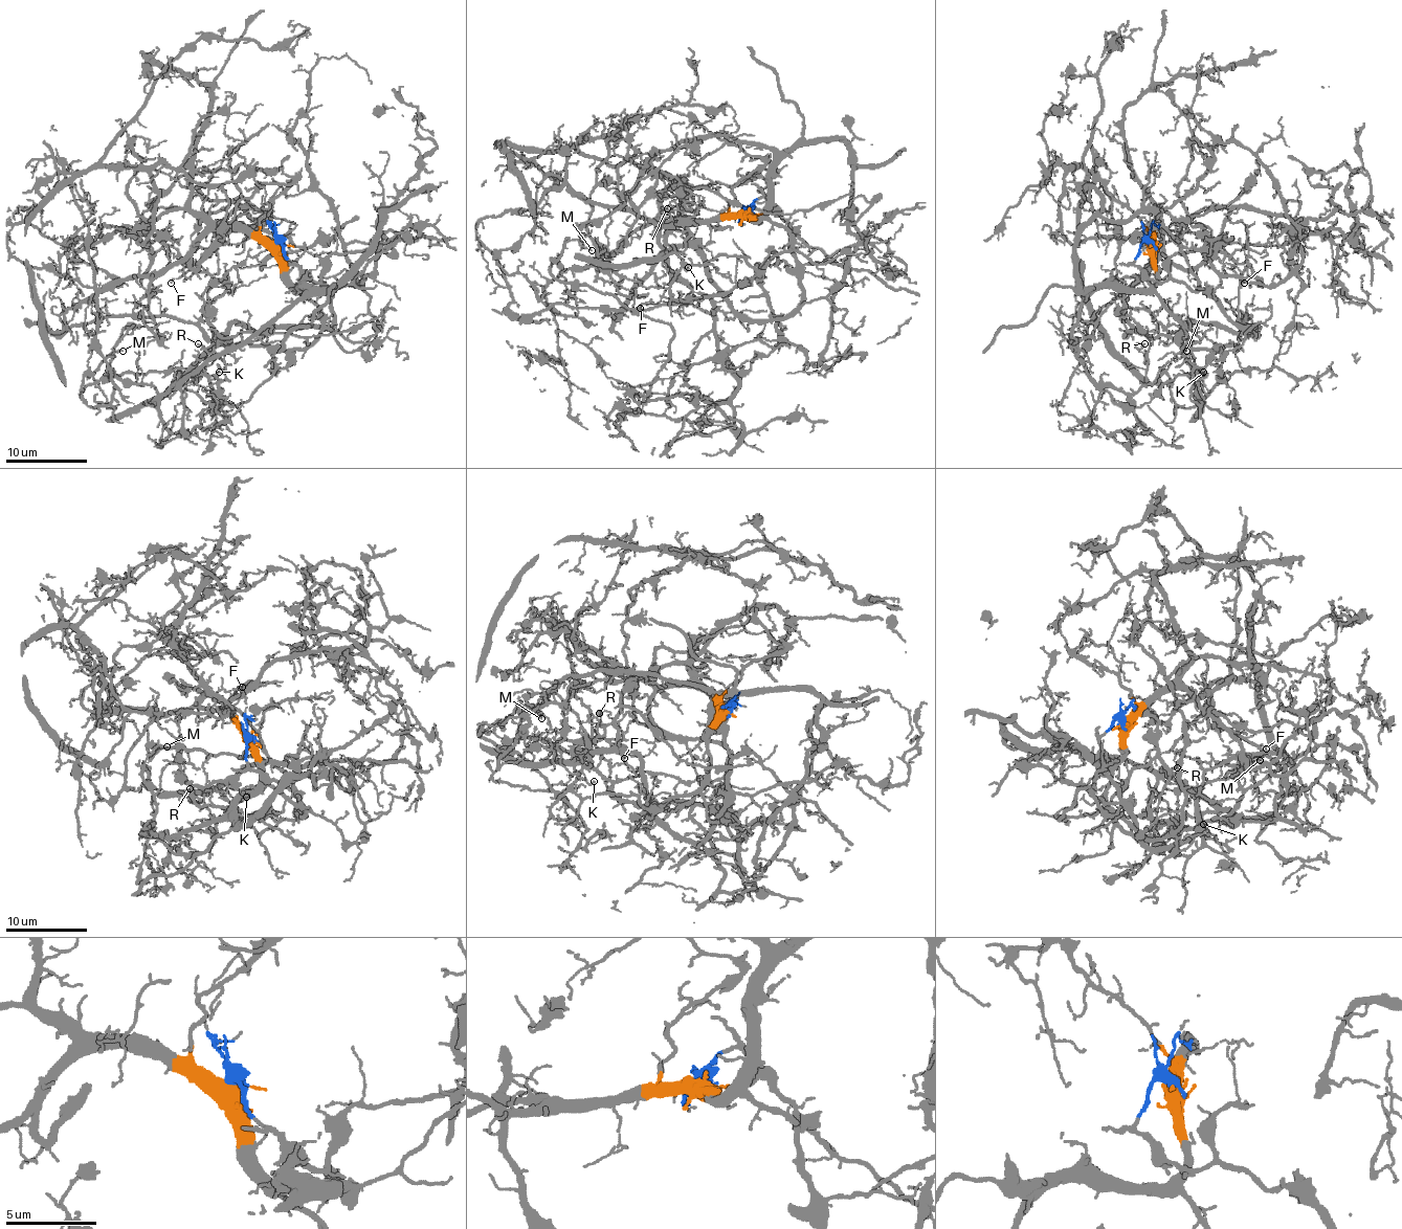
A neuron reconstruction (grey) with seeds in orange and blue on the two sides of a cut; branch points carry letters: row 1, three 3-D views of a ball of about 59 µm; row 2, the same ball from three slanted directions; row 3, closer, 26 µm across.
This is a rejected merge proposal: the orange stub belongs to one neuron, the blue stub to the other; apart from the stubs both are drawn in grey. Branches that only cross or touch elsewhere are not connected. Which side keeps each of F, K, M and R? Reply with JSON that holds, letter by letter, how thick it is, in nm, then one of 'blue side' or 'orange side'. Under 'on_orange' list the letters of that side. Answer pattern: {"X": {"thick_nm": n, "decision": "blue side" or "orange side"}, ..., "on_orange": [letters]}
{"F": {"thick_nm": 80, "decision": "orange side"}, "K": {"thick_nm": 140, "decision": "blue side"}, "M": {"thick_nm": 130, "decision": "orange side"}, "R": {"thick_nm": 110, "decision": "blue side"}, "on_orange": ["F", "M"]}

